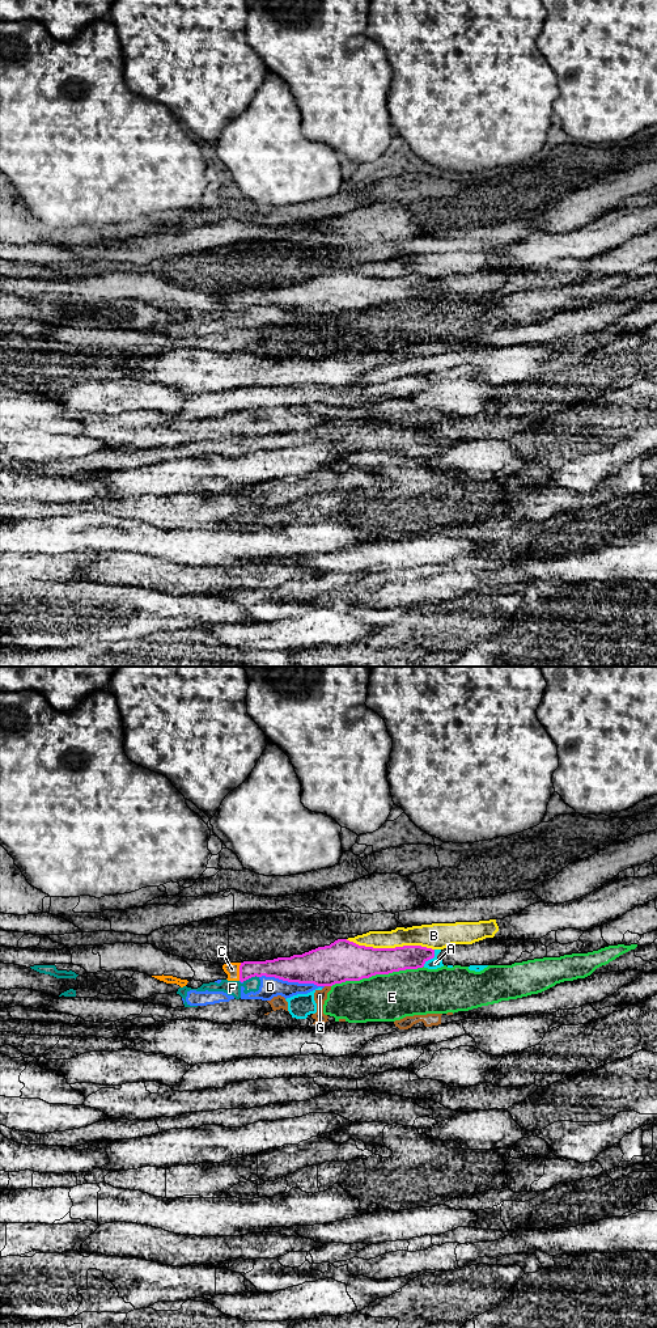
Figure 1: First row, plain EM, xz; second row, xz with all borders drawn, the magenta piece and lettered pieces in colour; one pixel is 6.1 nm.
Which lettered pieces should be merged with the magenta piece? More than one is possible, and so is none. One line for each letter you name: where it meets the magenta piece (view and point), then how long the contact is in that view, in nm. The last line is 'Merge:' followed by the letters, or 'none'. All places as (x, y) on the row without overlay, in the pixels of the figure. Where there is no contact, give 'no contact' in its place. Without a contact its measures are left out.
Merge: none

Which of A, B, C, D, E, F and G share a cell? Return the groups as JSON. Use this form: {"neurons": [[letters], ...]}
{"neurons": [["A", "E", "G"], ["B", "C"], ["D", "F"]]}

